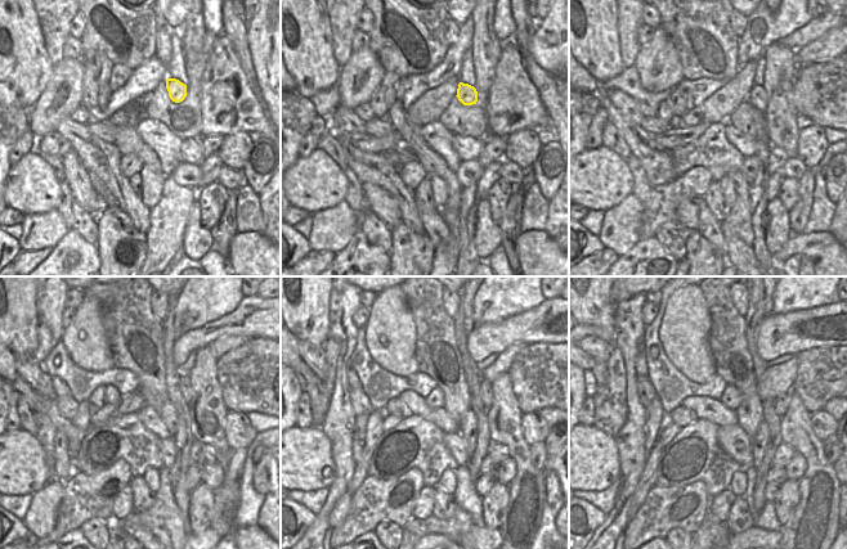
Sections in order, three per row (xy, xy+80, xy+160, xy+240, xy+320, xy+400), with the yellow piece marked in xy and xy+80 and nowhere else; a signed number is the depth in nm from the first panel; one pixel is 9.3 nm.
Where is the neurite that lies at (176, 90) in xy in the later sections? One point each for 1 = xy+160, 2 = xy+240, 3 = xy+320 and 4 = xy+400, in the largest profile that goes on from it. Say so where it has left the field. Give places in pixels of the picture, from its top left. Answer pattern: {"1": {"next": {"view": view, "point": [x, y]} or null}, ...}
{"1": {"next": {"view": "xy+160", "point": [757, 97]}}, "2": {"next": {"view": "xy+240", "point": [186, 387]}}, "3": {"next": {"view": "xy+320", "point": [485, 392]}}, "4": {"next": {"view": "xy+400", "point": [780, 405]}}}

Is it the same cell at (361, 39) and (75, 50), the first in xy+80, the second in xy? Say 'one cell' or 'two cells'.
one cell

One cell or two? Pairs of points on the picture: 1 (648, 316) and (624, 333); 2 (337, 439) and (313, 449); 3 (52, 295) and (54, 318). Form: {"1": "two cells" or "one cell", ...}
{"1": "two cells", "2": "two cells", "3": "one cell"}

